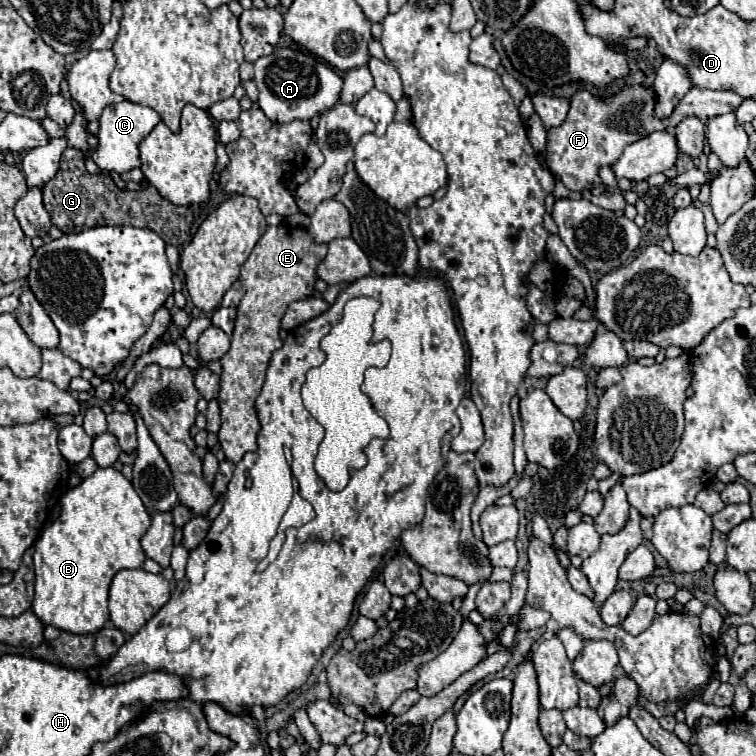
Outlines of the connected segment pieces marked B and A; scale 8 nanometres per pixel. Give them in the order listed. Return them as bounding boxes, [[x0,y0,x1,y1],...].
[[34,468,150,634],[254,46,342,122]]

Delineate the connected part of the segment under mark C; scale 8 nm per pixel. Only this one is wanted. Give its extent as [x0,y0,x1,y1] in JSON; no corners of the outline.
[92,100,160,174]

